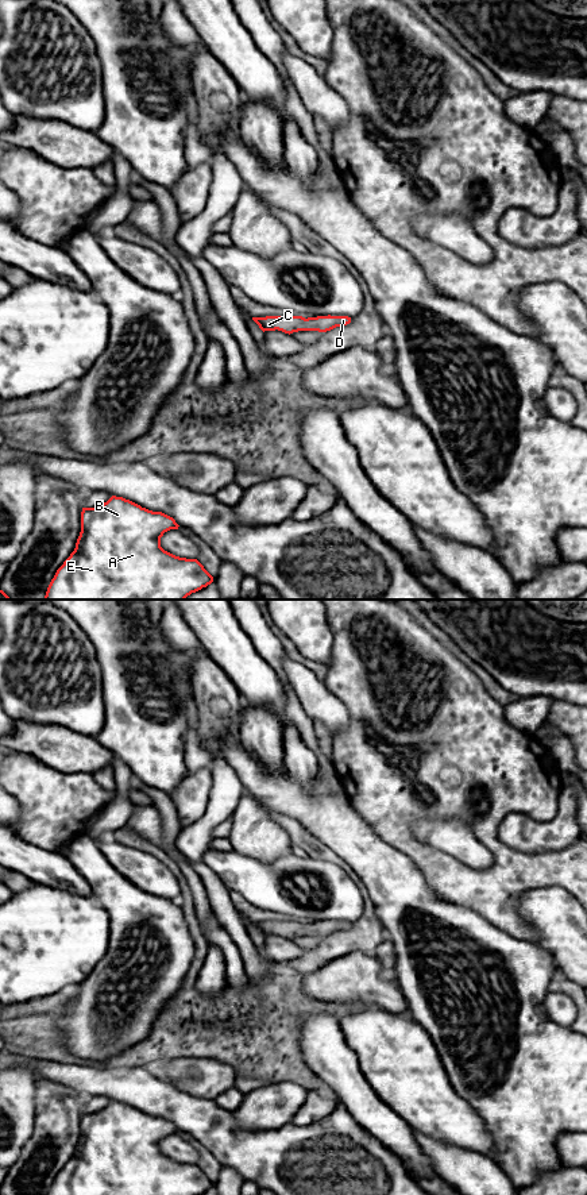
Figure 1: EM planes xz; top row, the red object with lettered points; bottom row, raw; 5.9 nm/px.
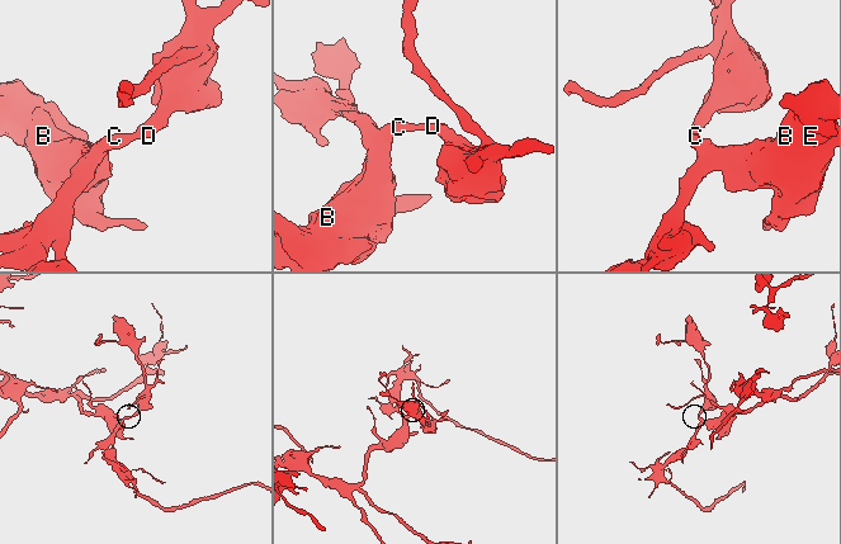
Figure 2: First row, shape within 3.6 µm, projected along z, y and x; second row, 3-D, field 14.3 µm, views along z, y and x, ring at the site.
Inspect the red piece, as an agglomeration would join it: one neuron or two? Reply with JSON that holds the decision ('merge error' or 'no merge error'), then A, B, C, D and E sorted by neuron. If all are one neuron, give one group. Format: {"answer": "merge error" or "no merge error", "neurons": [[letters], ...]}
{"answer": "no merge error", "neurons": [["A", "B", "C", "D", "E"]]}

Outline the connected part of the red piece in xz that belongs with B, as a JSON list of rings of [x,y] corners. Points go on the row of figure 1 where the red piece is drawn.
[[[116,496],[96,508],[82,508],[76,548],[57,570],[45,600],[185,600],[211,585],[213,577],[197,559],[179,558],[161,547],[163,533],[178,527],[173,517]]]

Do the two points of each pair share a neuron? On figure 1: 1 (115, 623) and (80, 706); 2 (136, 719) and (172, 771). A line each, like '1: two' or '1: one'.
1: two
2: one

